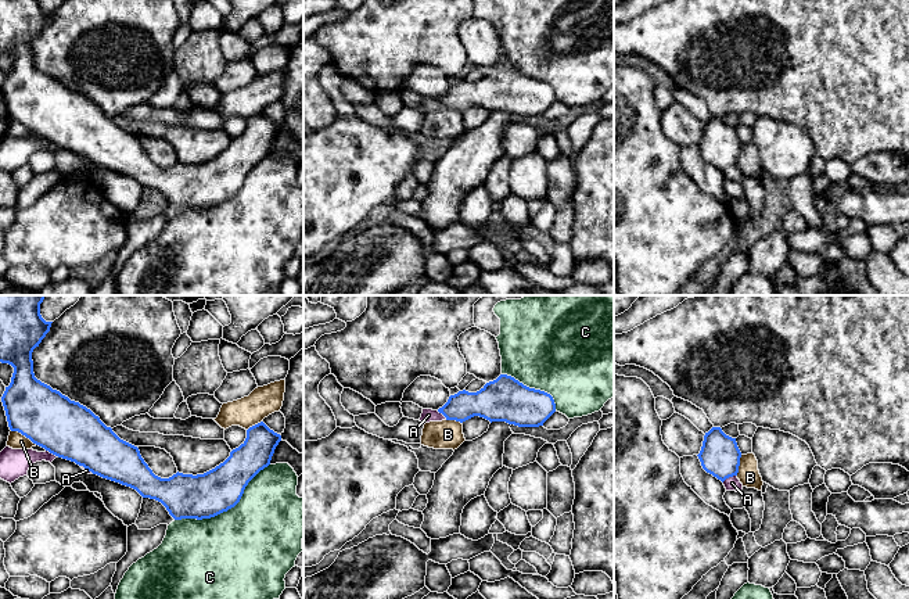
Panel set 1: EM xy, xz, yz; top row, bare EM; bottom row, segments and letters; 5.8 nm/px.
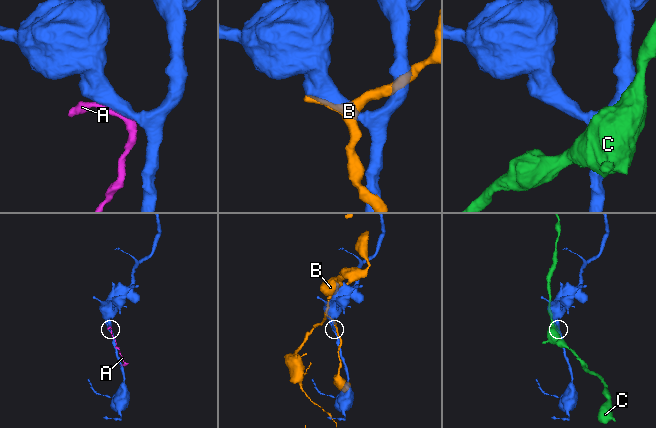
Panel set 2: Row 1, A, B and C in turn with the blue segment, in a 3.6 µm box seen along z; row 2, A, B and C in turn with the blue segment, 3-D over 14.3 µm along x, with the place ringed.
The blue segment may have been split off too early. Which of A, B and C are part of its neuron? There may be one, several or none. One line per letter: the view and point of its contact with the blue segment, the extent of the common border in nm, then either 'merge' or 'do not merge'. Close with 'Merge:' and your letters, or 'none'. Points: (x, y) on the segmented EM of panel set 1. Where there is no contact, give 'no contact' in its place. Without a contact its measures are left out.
A: yz (729, 476) | 100 nm | merge
B: xy (24, 434) | 170 nm | do not merge
C: xy (226, 510) | 650 nm | do not merge
Merge: A

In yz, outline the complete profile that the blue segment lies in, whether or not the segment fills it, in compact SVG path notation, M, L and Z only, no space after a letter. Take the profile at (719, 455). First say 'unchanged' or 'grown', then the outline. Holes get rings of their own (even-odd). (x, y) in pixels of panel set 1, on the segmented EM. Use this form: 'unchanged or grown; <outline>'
grown; M712 427L705 433L697 456L703 469L721 480L726 491L740 492L743 489L737 478L741 452L736 438L726 435L721 427Z

